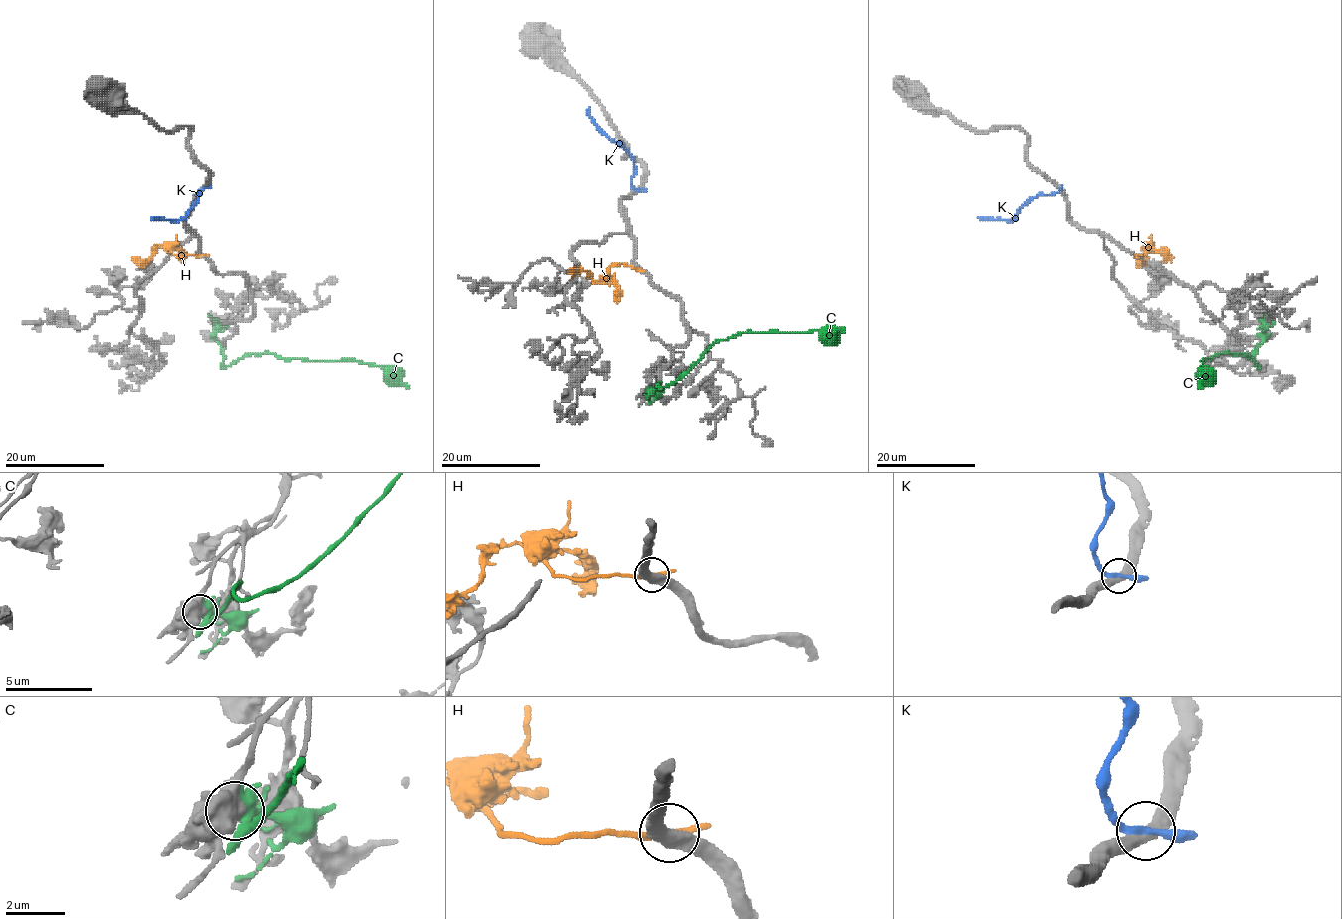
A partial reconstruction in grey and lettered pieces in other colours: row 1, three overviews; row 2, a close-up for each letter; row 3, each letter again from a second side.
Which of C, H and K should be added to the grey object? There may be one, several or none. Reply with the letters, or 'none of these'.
H

